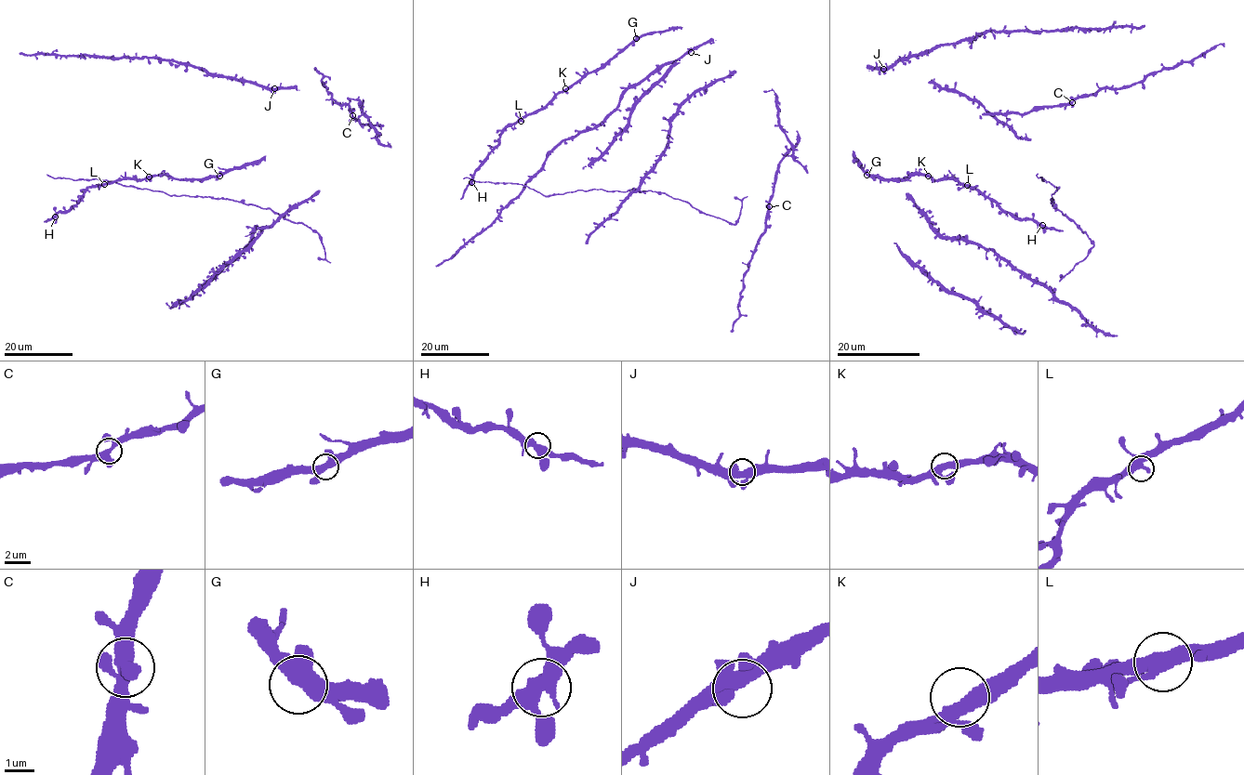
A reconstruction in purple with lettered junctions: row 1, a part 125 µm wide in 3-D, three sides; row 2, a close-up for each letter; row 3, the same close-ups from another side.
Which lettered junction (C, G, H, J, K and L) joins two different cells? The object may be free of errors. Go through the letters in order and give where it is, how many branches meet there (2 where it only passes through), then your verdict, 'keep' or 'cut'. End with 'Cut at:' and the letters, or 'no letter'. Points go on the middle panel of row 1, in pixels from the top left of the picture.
C: place (769, 206); branches 3; keep
G: place (636, 38); branches 3; keep
H: place (471, 182); branches 3; keep
J: place (691, 52); branches 4; keep
K: place (565, 88); branches 3; keep
L: place (521, 121); branches 3; keep
Cut at: no letter

